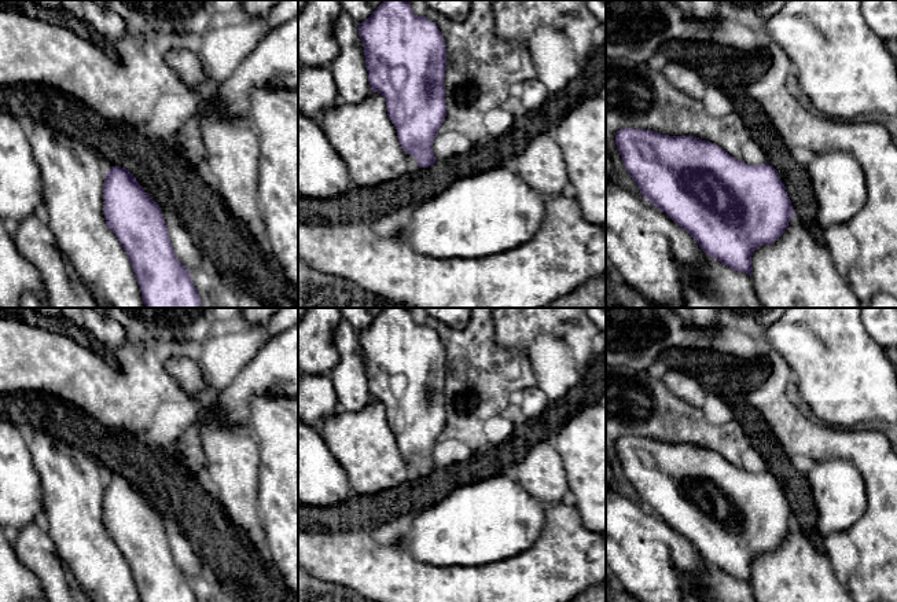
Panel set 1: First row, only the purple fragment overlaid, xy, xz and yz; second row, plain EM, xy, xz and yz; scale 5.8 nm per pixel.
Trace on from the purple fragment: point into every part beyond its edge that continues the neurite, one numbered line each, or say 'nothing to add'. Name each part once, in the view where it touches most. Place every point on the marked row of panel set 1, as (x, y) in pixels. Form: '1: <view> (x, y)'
nothing to add

